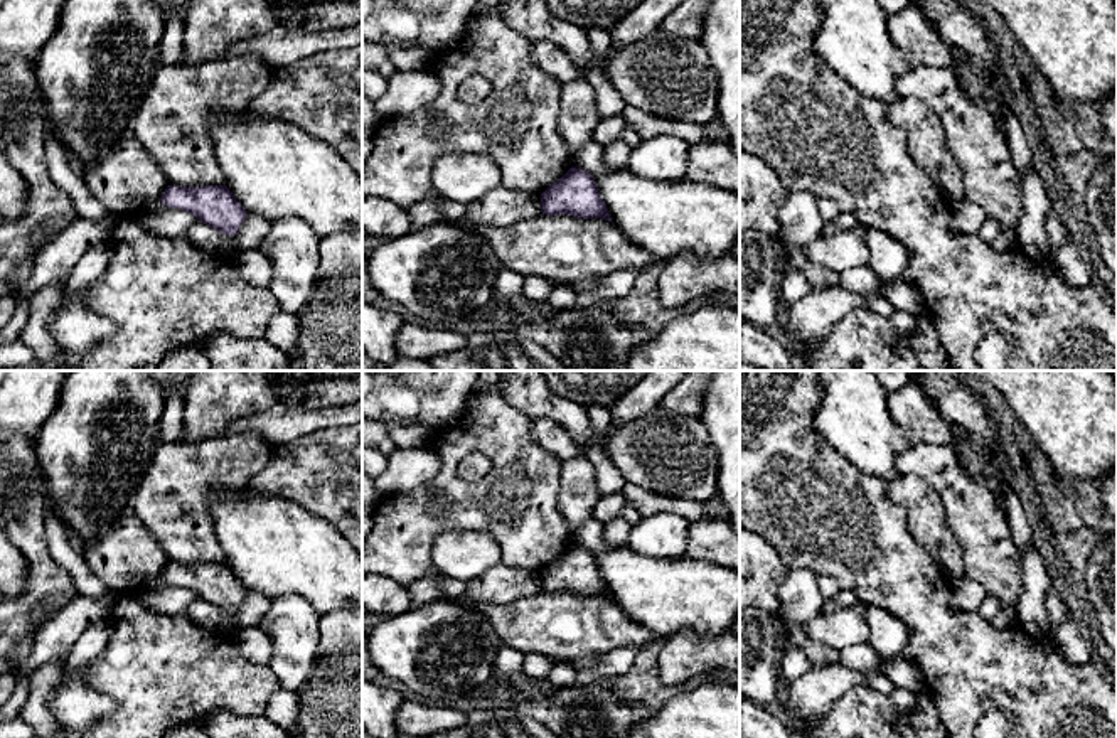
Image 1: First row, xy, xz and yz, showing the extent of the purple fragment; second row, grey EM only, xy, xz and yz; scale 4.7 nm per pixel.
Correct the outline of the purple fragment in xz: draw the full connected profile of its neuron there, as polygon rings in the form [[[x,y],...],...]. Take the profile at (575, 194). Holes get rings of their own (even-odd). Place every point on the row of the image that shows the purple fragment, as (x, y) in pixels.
[[[571,167],[541,194],[541,212],[548,216],[568,214],[583,219],[600,217],[612,222],[595,179],[576,167]]]

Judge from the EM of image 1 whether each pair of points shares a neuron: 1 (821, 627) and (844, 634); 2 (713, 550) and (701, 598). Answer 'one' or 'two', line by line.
1: one
2: two

